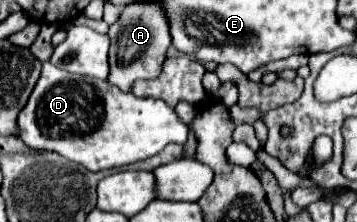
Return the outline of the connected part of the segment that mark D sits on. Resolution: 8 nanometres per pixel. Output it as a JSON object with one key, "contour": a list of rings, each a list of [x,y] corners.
{"contour":[[[50,62],[42,64],[40,80],[20,110],[16,128],[16,136],[28,148],[56,152],[92,172],[146,160],[168,142],[186,144],[190,132],[166,102],[136,98],[104,80],[64,72]]]}

